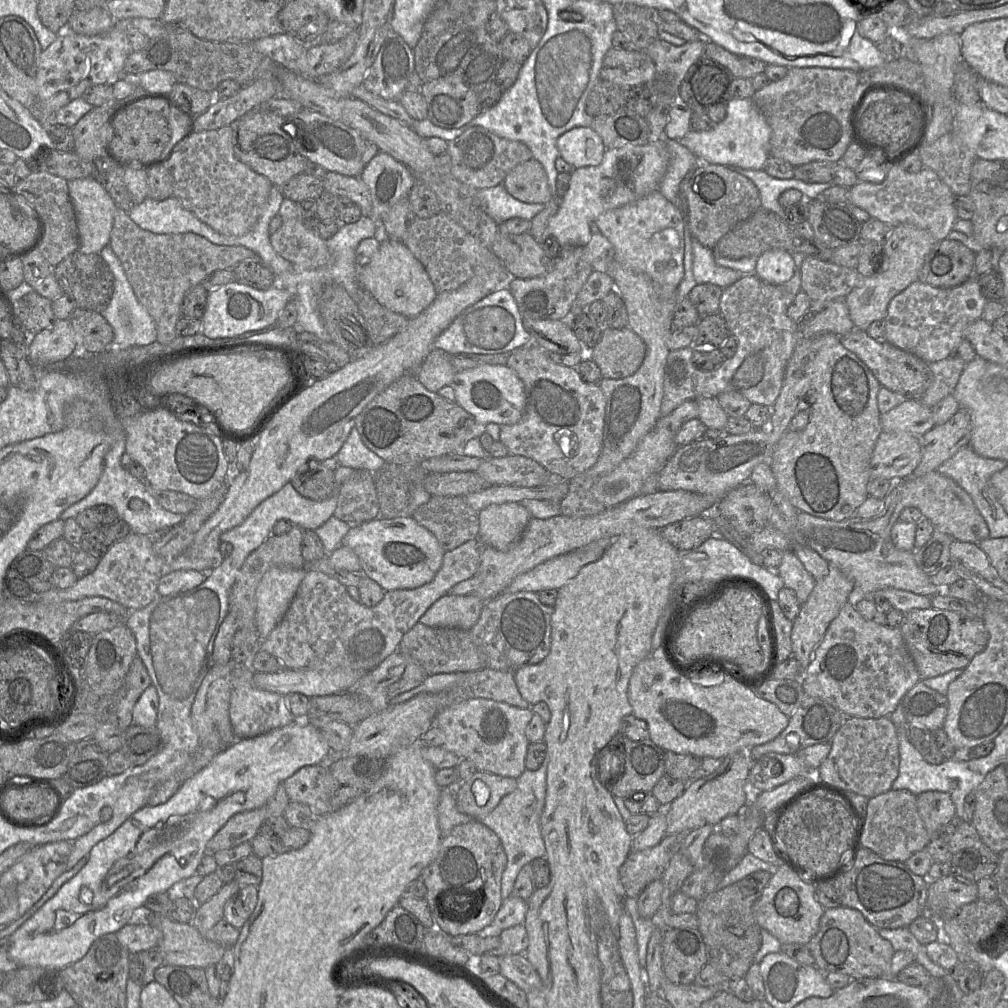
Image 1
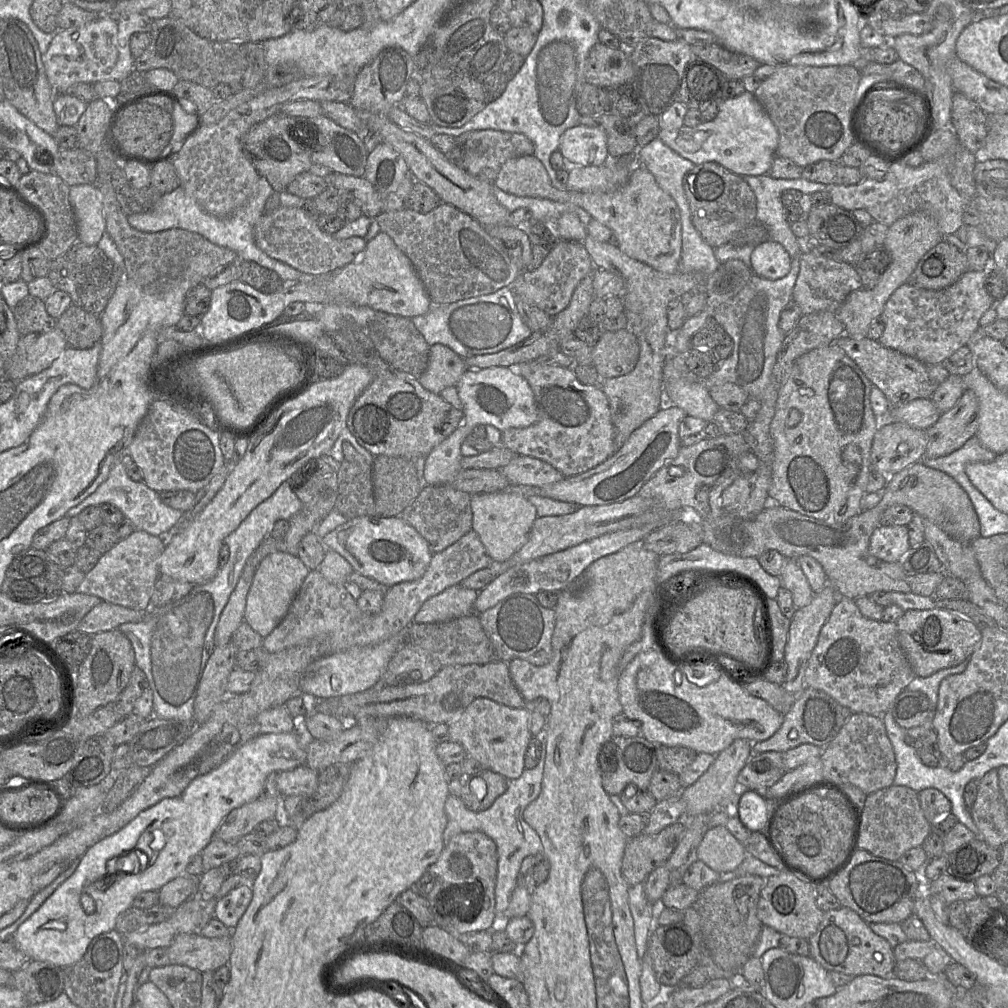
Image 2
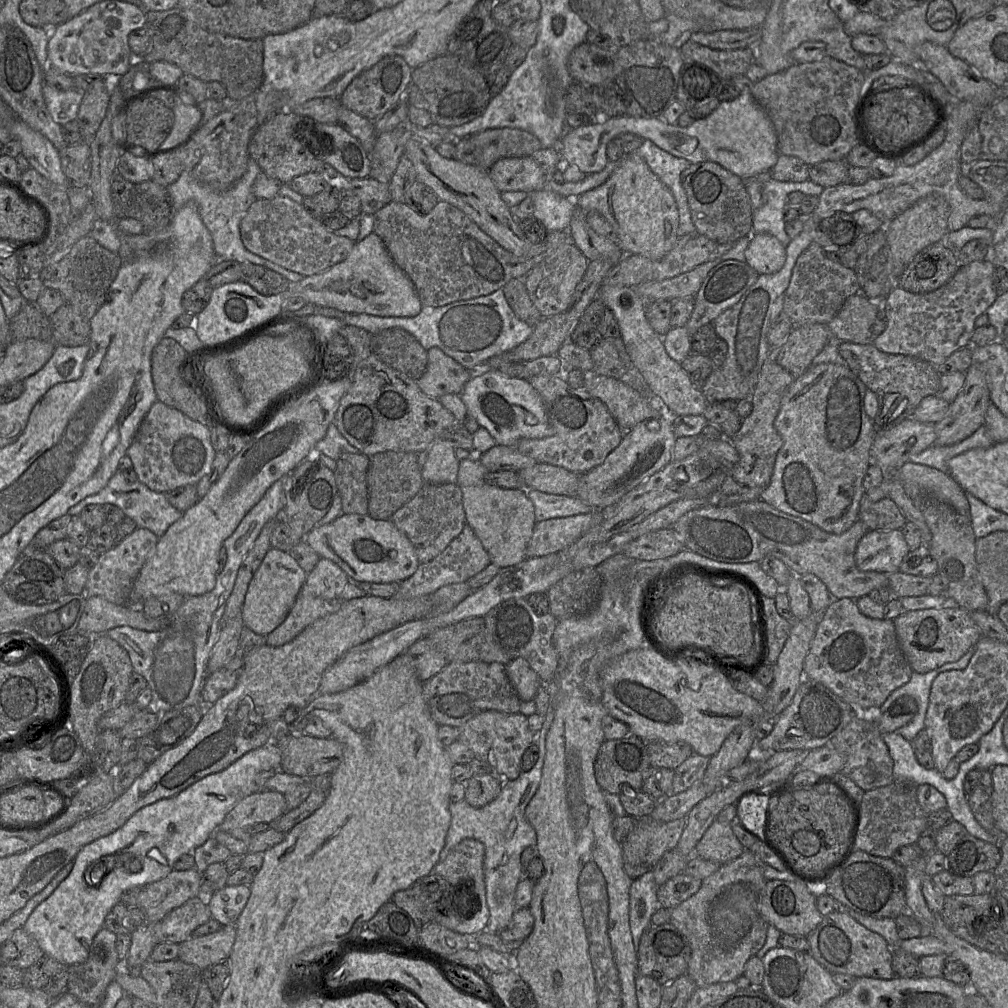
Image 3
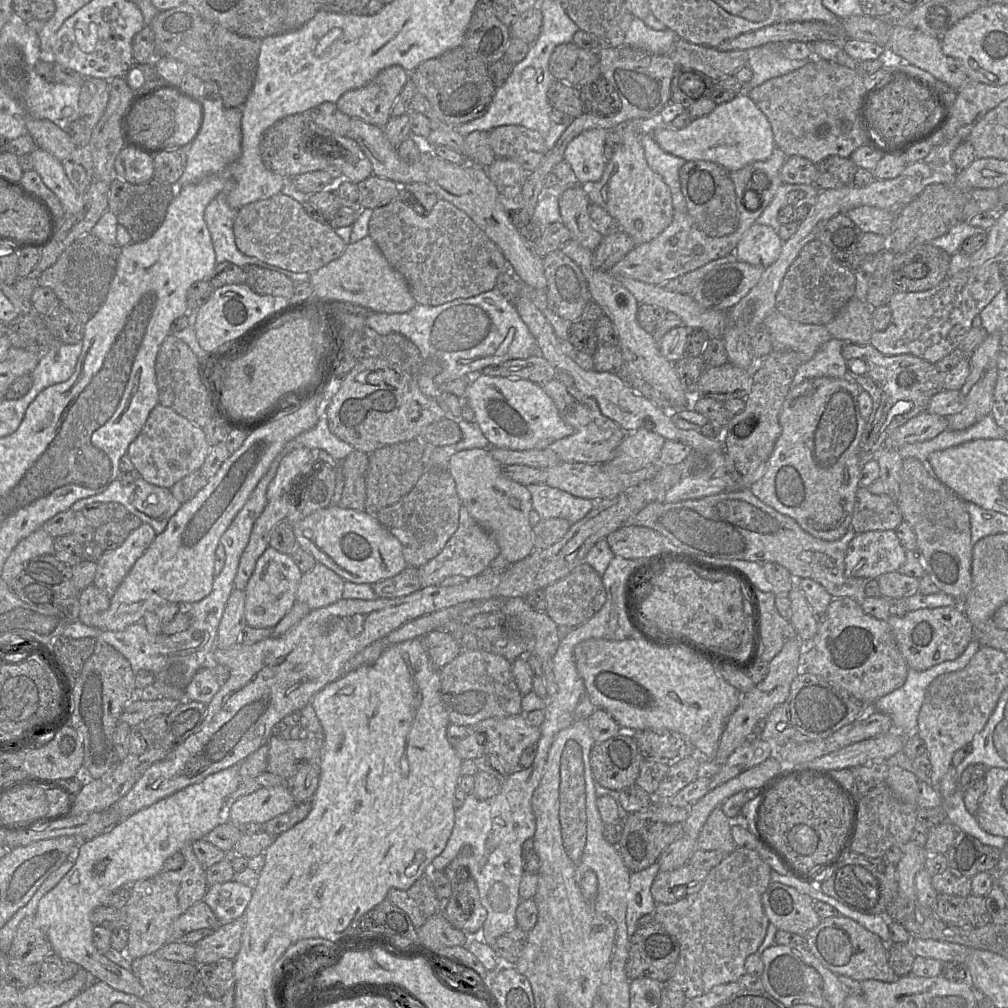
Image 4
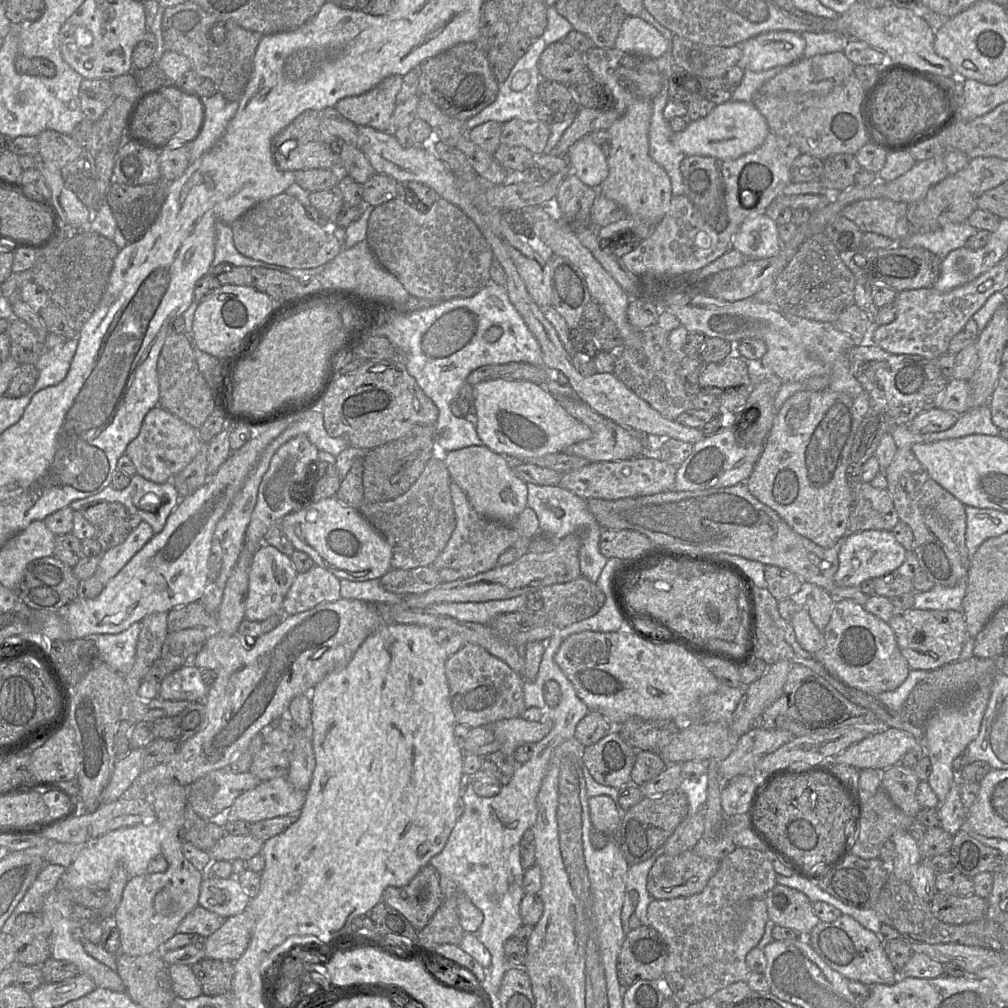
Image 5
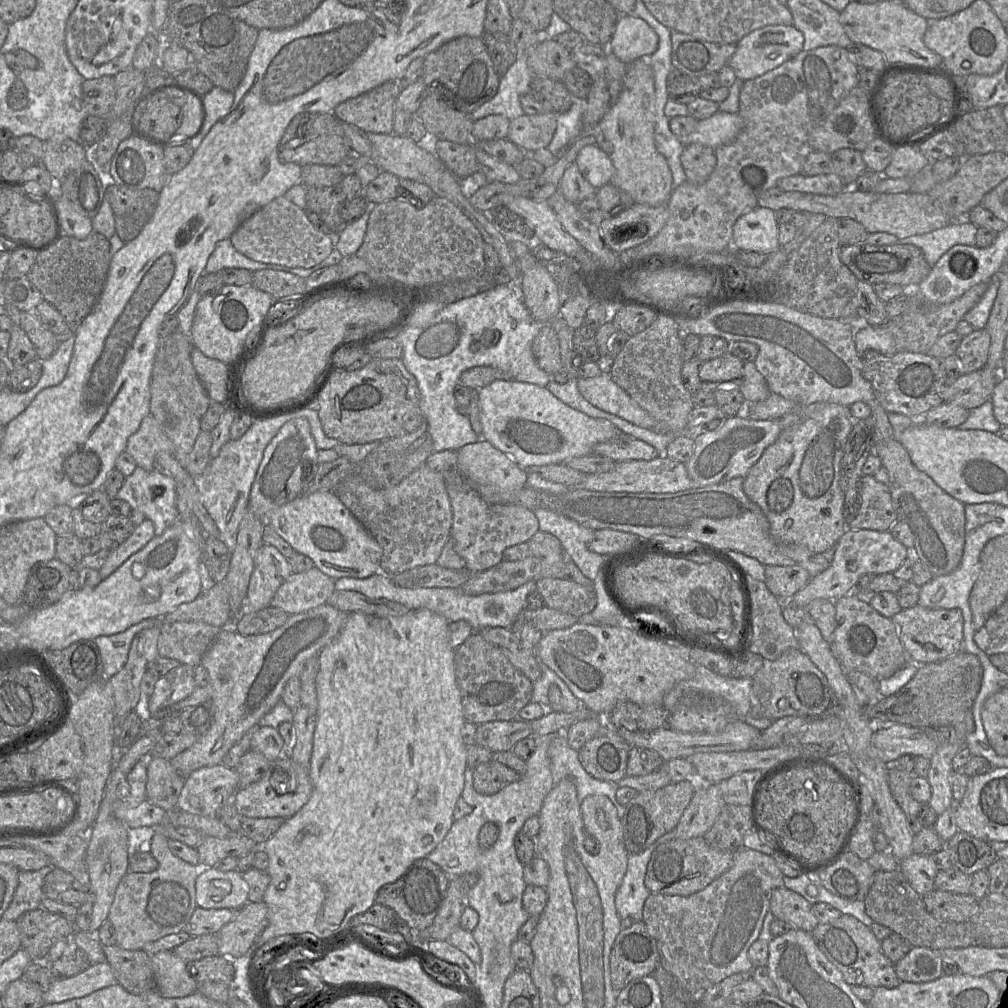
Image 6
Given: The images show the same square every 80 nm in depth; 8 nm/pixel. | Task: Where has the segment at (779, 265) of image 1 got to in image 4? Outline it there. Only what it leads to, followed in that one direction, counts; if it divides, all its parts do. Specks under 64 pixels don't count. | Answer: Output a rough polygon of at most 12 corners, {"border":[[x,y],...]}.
{"border":[[754,223],[737,244],[738,261],[764,268],[782,252],[770,226]]}

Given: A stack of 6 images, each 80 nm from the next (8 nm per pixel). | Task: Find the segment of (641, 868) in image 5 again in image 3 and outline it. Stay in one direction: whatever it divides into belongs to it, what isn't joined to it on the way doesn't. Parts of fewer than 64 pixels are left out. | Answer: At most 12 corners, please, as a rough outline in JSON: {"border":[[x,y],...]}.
{"border":[[653,870],[629,889],[629,925],[637,954],[641,936],[662,906]]}

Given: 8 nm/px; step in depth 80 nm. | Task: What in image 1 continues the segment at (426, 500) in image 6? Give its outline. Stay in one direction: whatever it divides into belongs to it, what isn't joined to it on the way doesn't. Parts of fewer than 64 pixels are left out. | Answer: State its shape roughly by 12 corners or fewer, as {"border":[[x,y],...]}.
{"border":[[432,496],[412,518],[445,552],[478,538],[463,497]]}

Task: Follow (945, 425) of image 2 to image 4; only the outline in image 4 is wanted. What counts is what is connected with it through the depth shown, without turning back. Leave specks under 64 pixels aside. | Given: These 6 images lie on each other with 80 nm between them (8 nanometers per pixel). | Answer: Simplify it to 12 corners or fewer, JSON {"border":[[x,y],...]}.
{"border":[[1001,332],[969,355],[962,409],[946,430],[965,430],[991,414]]}

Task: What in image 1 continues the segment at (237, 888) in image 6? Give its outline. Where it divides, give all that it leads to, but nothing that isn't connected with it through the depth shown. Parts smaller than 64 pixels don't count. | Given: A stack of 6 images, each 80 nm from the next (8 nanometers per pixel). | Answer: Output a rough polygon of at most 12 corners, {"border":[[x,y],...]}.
{"border":[[242,886],[223,919],[240,929],[253,913],[258,887]]}

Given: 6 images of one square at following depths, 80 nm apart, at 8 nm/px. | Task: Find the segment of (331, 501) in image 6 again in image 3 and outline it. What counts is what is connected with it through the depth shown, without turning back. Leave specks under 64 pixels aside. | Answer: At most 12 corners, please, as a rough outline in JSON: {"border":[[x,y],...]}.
{"border":[[343,514],[305,541],[359,582],[420,565],[390,519]]}

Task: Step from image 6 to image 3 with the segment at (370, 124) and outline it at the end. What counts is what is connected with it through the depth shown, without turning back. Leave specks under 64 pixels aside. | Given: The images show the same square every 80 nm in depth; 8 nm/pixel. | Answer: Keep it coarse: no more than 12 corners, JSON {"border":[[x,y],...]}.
{"border":[[386,56],[353,79],[340,104],[370,121],[406,96],[412,71]]}

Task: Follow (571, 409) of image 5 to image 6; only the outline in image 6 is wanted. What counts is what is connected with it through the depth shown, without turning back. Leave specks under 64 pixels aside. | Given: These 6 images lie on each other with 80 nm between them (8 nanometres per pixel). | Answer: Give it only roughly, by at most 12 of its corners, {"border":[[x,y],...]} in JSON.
{"border":[[623,432],[592,453],[615,462],[653,460],[650,444]]}

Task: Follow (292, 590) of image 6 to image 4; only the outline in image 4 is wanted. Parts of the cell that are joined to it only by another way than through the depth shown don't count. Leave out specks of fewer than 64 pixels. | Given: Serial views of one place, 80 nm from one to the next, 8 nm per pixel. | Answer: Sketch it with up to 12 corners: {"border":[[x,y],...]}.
{"border":[[322,563],[303,573],[296,601],[313,609],[342,598],[344,581]]}

